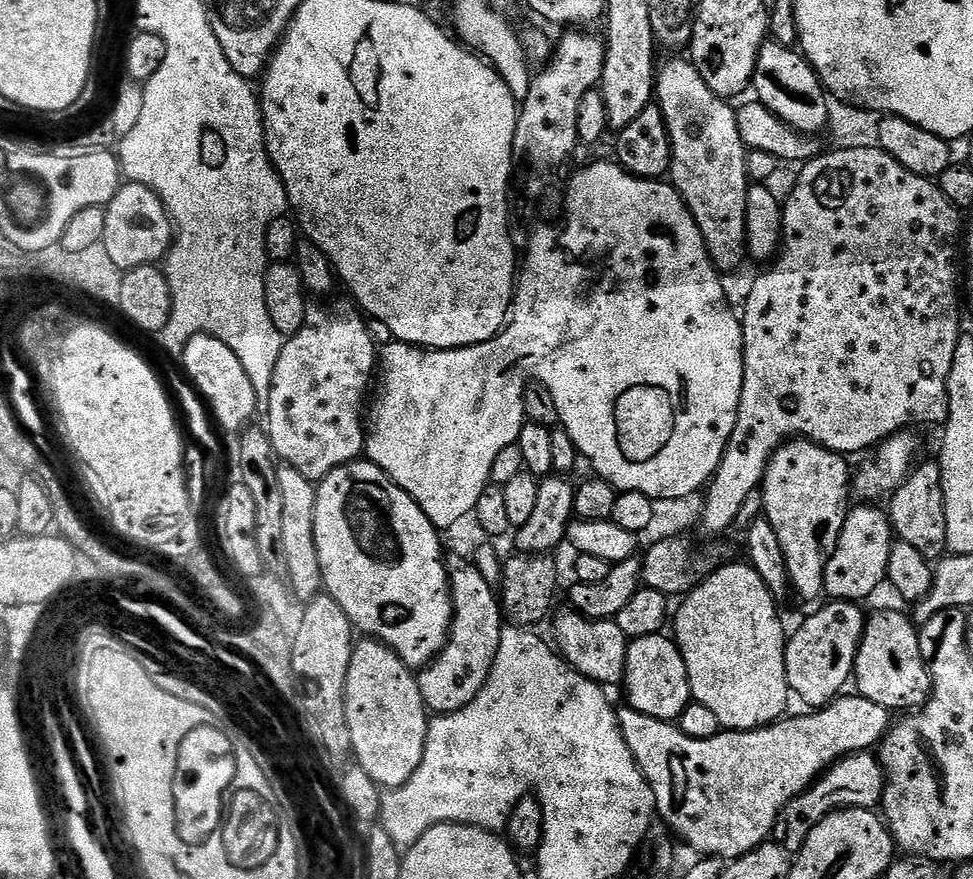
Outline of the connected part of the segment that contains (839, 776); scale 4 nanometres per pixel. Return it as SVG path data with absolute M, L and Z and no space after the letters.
M871 751L853 752L843 760L836 761L812 787L796 796L781 810L772 827L771 839L785 852L795 854L806 842L806 838L831 812L842 808L875 809L884 799L886 777L884 765Z

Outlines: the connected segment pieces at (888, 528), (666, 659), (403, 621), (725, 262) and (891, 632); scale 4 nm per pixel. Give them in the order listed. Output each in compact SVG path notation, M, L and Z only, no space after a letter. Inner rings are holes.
M876 506L853 507L845 515L844 525L836 543L836 549L826 566L824 590L832 600L864 602L864 599L881 583L885 583L888 563L894 543L892 525L885 513ZM856 508L856 509L855 509Z
M667 635L647 636L632 640L626 654L626 670L622 689L628 695L627 707L638 710L650 718L679 721L684 707L692 700L690 682L686 674L686 662L682 662L680 647Z
M367 458L351 460L348 464L338 466L338 470L326 474L326 478L319 481L314 510L314 538L318 546L318 562L322 566L323 591L335 598L338 606L342 606L342 610L346 610L346 618L350 618L353 629L357 633L364 632L360 634L390 646L398 654L398 658L402 658L404 665L413 670L427 668L431 664L432 659L444 649L444 644L448 640L448 631L452 625L452 587L448 581L446 551L444 552L443 546L440 545L440 536L441 533L432 525L430 518L426 518L418 502L410 498L406 490L398 487L378 465Z
M688 58L668 60L665 64L663 61L659 65L656 73L655 99L666 118L668 137L672 143L671 183L679 190L680 197L690 210L698 230L702 230L702 238L706 242L706 250L710 254L712 265L721 273L732 272L748 256L746 194L750 187L746 170L748 152L742 142L742 134L738 134L736 108L725 97L714 94L714 90L706 86L706 78L702 78L700 71Z
M900 612L871 613L856 655L855 691L890 710L919 710L932 694L932 673L920 649L920 633L917 625L909 617L908 620Z

